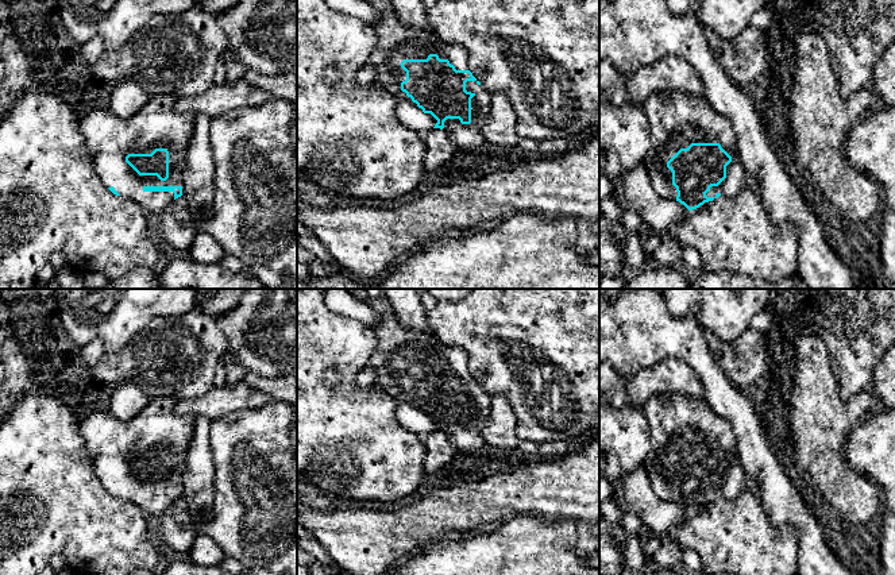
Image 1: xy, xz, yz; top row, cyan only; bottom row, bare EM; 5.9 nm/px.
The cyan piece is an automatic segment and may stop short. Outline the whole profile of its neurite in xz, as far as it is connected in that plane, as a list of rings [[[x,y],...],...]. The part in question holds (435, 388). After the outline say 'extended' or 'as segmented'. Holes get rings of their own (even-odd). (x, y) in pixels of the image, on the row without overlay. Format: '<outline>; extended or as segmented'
[[[429,356],[427,362],[404,362],[401,370],[406,382],[401,393],[437,425],[433,432],[423,437],[427,452],[424,458],[425,474],[447,467],[456,449],[444,431],[447,421],[459,421],[462,427],[471,425],[471,401],[475,395],[466,393],[467,383],[477,383],[470,373],[456,373],[448,362]]]; extended

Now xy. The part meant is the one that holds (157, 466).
[[[155,451],[151,456],[128,456],[126,464],[139,478],[157,478],[161,483],[169,481],[169,454]]]; as segmented

